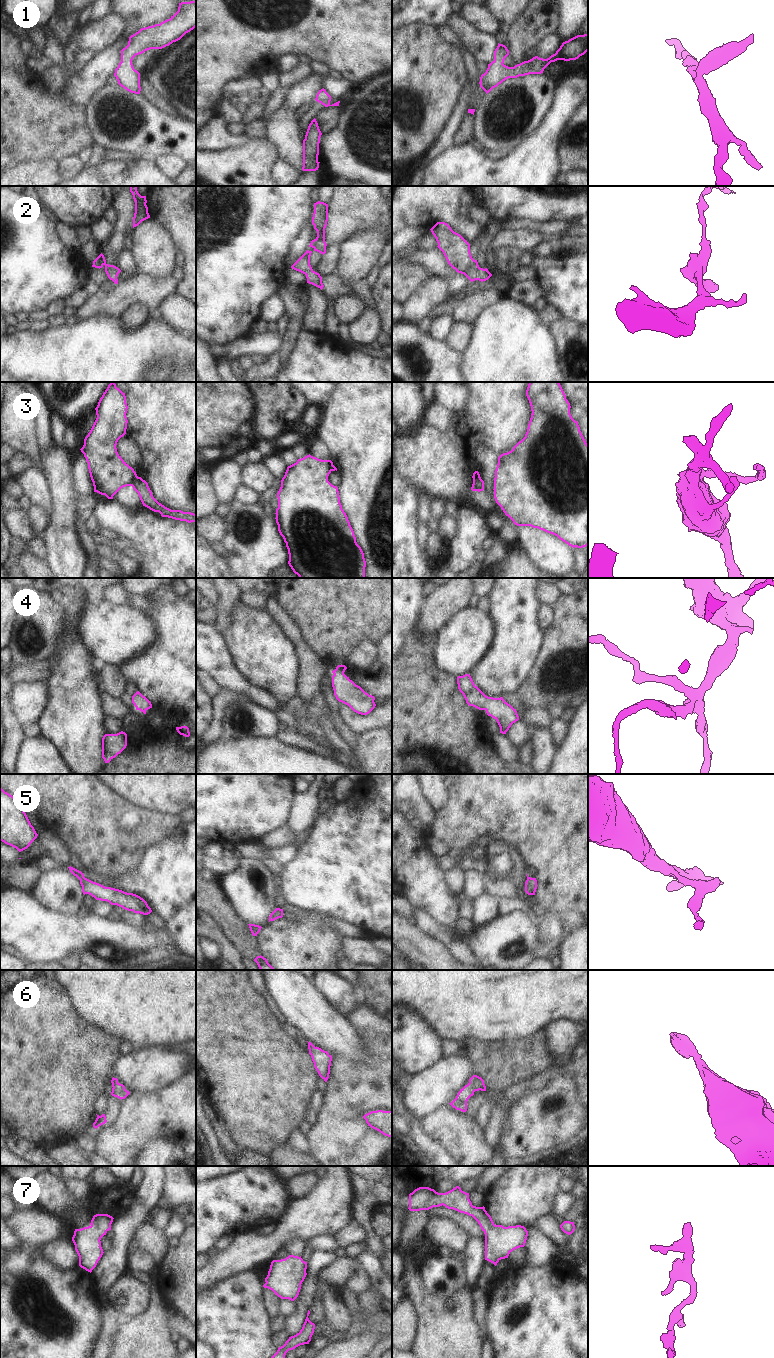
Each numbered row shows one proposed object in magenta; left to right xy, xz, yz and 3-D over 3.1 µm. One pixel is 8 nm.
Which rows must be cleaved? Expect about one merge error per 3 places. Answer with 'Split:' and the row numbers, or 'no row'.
Split: 3

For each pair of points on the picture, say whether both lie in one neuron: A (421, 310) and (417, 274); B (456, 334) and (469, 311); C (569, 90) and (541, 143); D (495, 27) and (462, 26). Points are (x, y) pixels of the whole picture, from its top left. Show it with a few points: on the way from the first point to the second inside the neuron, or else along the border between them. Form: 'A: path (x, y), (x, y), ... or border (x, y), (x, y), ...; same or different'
A: border (434, 276), (403, 305); different
B: border (455, 323), (466, 323), (471, 326); different
C: path (565, 103), (549, 130); same
D: border (459, 13), (476, 28), (494, 35); different

